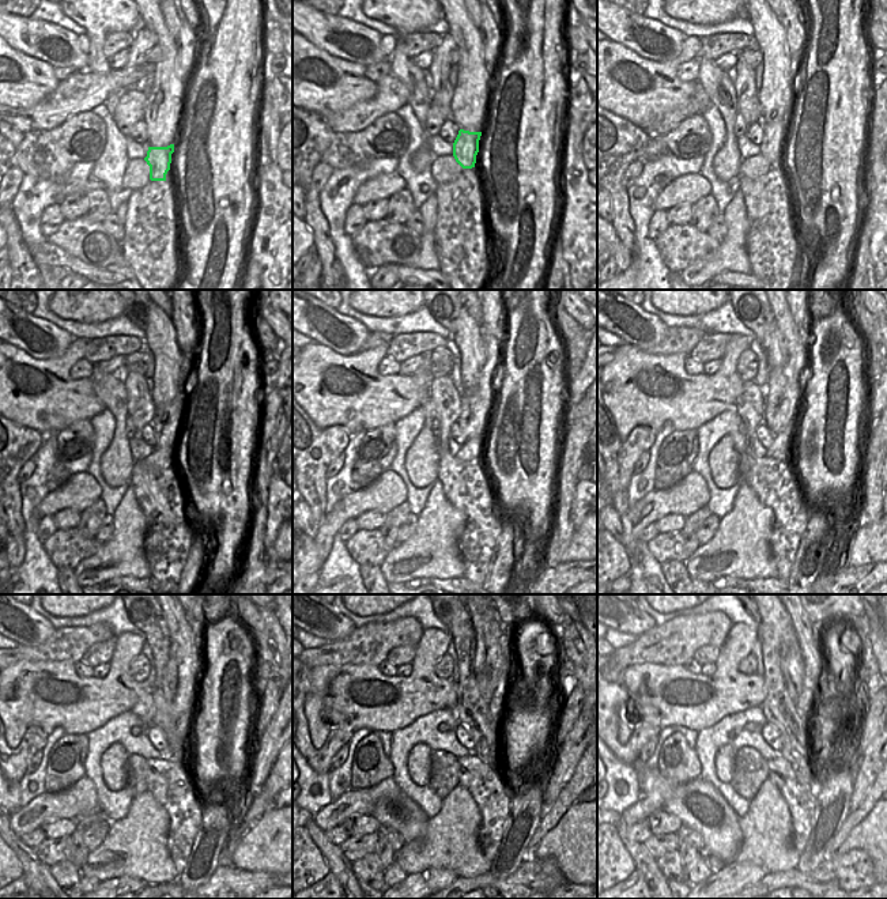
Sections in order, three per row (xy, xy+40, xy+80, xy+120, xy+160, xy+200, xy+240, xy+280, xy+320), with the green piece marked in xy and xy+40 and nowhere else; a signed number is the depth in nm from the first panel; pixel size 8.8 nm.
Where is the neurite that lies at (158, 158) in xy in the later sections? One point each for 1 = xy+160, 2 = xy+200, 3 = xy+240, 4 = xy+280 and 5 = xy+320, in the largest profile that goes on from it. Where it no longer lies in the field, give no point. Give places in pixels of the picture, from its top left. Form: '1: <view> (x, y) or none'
1: xy+160 (476, 403)
2: xy+200 (785, 384)
3: xy+240 (181, 672)
4: xy+280 (487, 660)
5: xy+320 (804, 664)

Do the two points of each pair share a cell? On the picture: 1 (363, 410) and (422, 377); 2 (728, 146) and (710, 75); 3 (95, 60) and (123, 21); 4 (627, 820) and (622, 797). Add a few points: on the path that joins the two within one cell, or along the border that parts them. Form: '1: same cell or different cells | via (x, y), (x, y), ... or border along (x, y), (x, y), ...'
1: same cell | via (378, 400), (393, 388), (407, 388)
2: same cell | via (729, 128), (728, 110), (720, 102), (716, 93)
3: same cell | via (95, 48), (97, 37), (110, 23)
4: different cells | border along (642, 796), (621, 815)

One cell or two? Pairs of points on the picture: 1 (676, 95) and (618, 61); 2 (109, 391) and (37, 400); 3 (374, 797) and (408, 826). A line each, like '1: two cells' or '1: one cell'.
1: one cell
2: two cells
3: two cells

